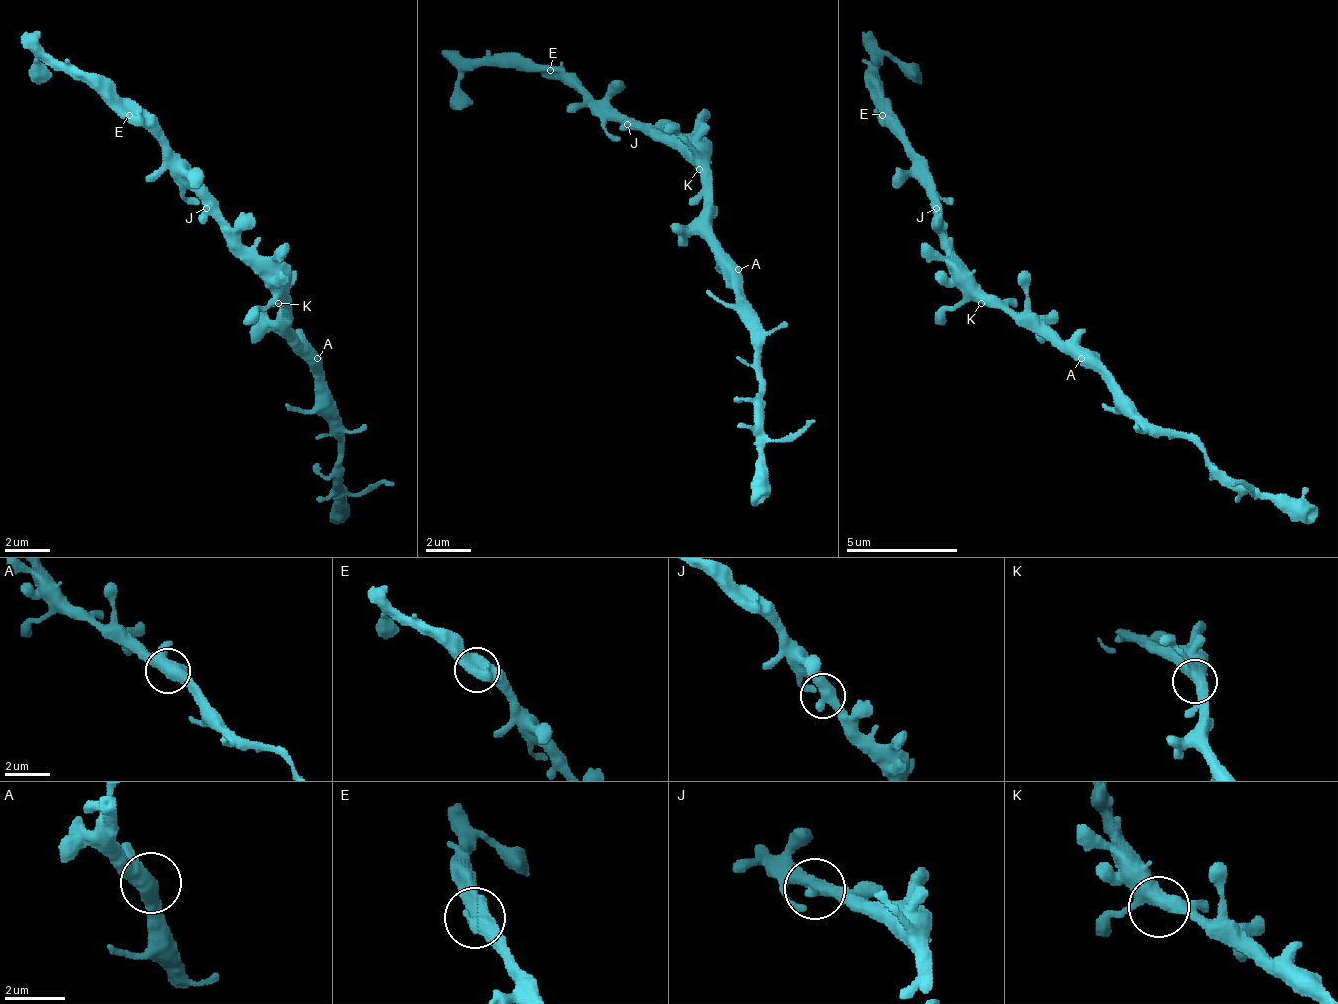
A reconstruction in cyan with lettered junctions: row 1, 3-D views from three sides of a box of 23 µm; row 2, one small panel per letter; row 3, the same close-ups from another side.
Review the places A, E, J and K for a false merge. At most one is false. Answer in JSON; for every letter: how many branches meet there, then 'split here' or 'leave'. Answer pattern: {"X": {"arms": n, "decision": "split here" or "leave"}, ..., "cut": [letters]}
{"A": {"arms": 2, "decision": "leave"}, "E": {"arms": 2, "decision": "leave"}, "J": {"arms": 2, "decision": "leave"}, "K": {"arms": 3, "decision": "leave"}, "cut": []}

